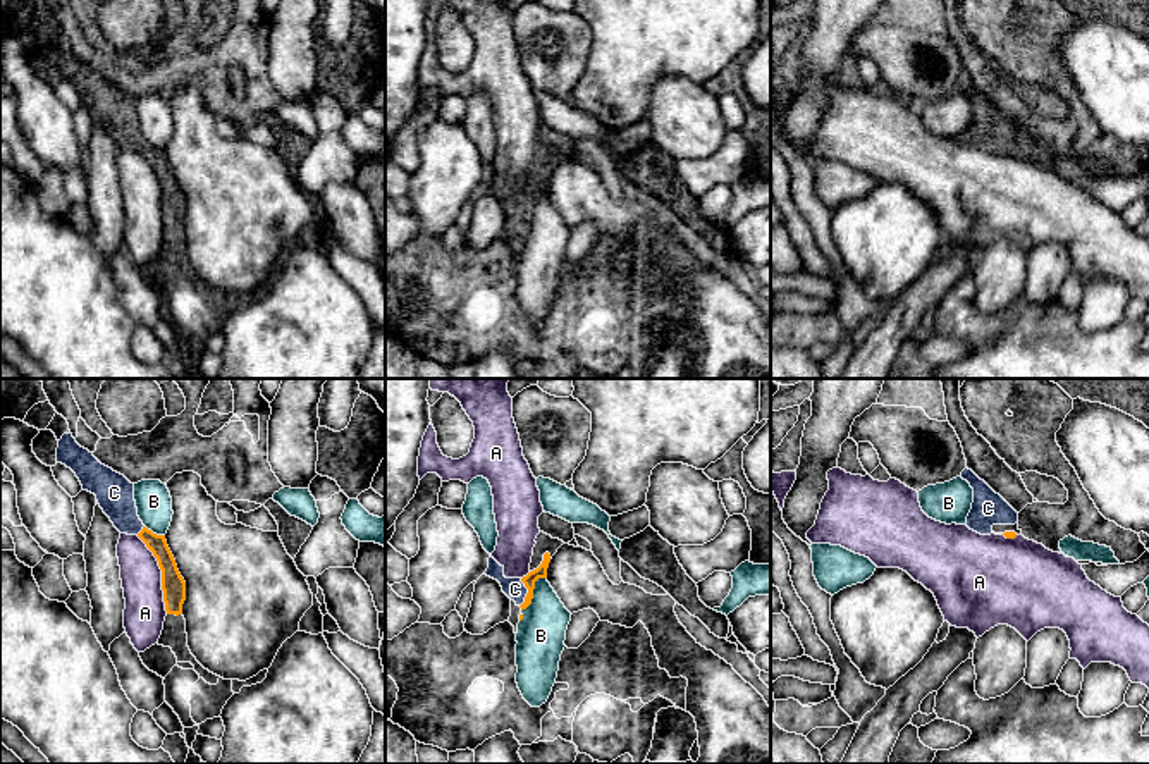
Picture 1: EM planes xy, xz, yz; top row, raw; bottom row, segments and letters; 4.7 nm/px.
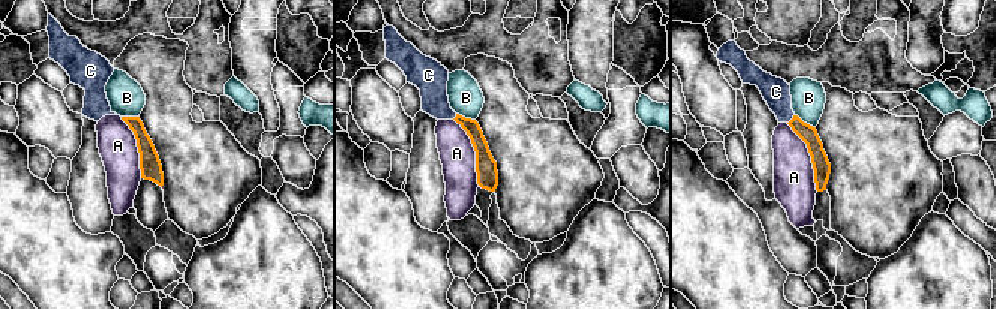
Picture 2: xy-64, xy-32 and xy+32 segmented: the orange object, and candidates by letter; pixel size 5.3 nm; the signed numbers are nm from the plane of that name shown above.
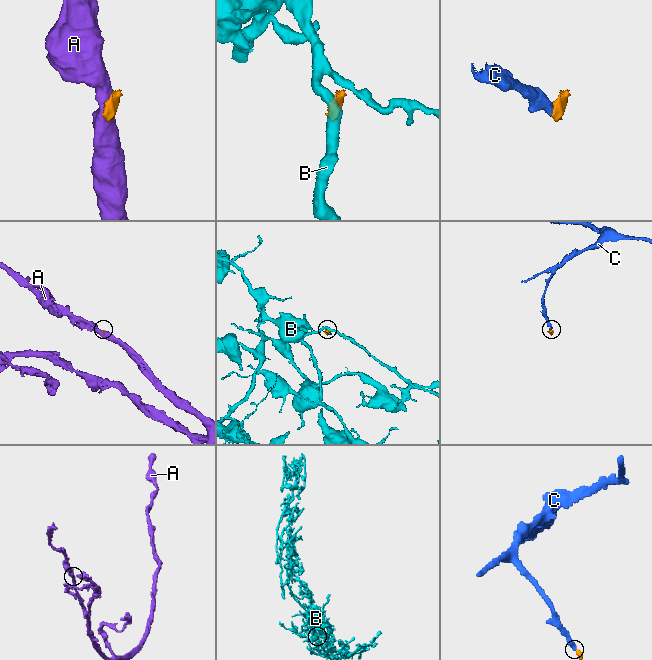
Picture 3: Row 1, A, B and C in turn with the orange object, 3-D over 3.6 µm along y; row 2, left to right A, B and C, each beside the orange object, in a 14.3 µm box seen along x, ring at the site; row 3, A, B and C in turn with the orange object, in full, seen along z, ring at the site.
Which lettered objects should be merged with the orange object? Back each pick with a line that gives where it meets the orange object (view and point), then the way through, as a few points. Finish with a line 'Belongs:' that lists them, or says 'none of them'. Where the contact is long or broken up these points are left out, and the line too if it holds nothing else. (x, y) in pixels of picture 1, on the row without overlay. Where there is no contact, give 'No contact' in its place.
C: Touches orange at xz (528, 207). Path across: xz (540, 186), (528, 197), (528, 207), (515, 203)
Belongs: C

